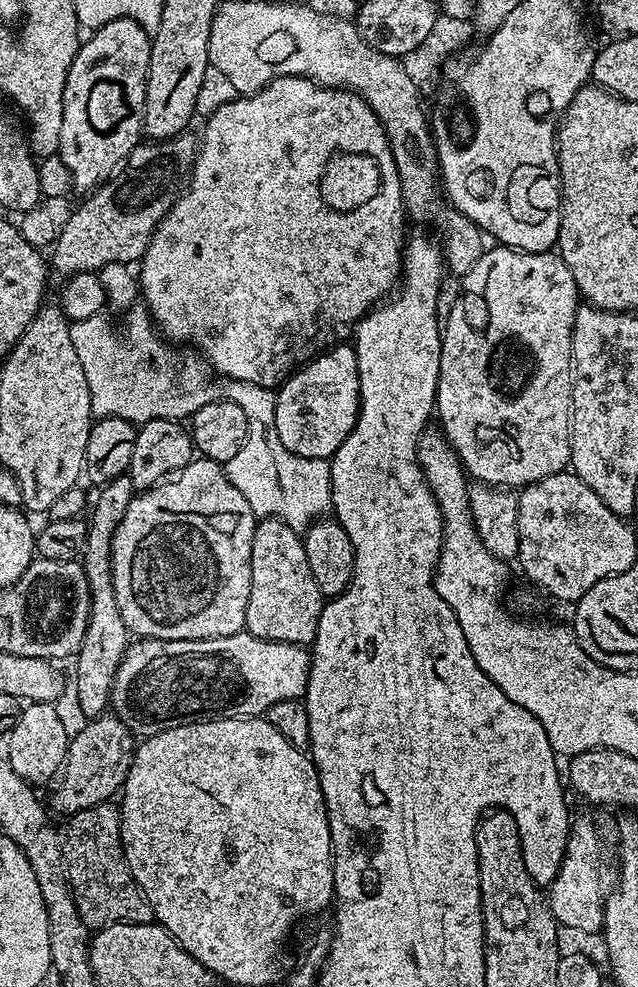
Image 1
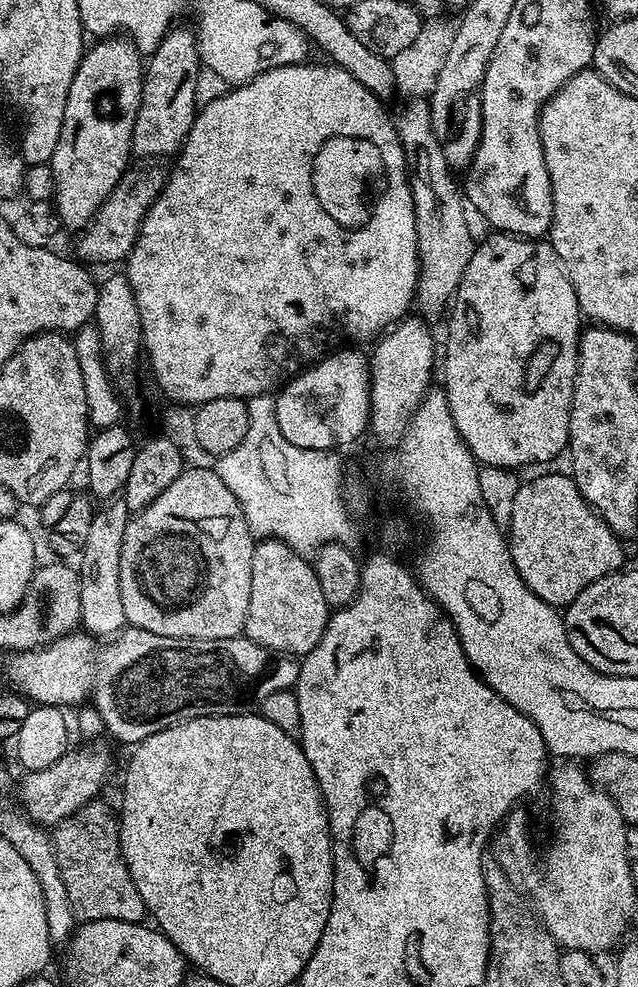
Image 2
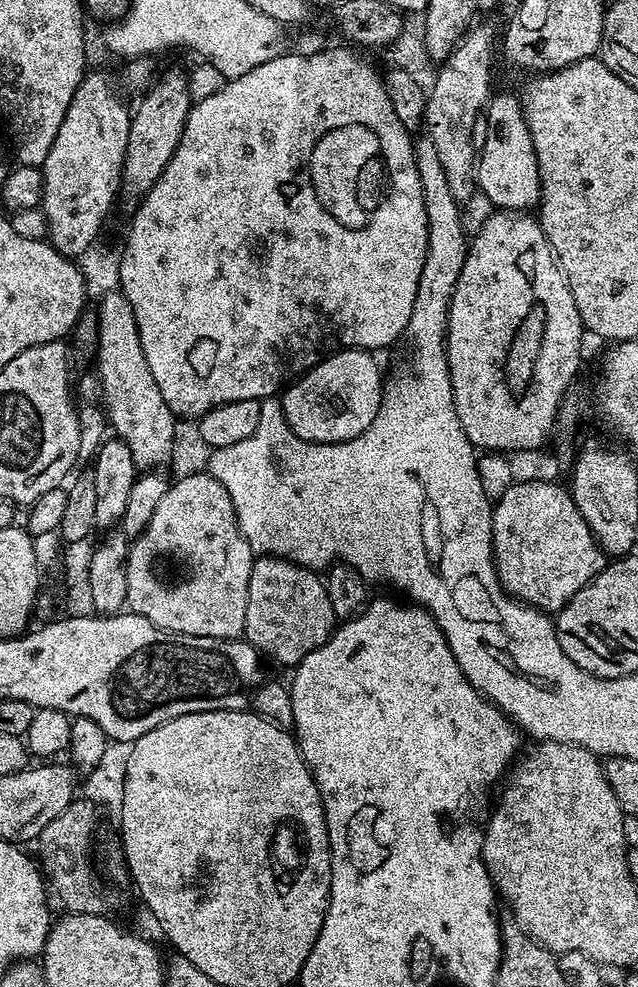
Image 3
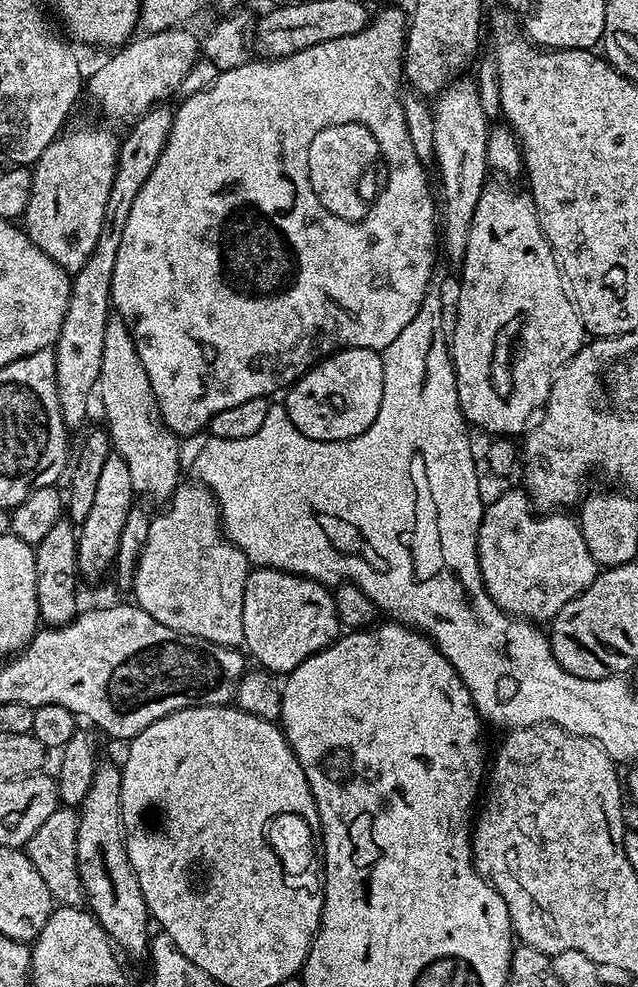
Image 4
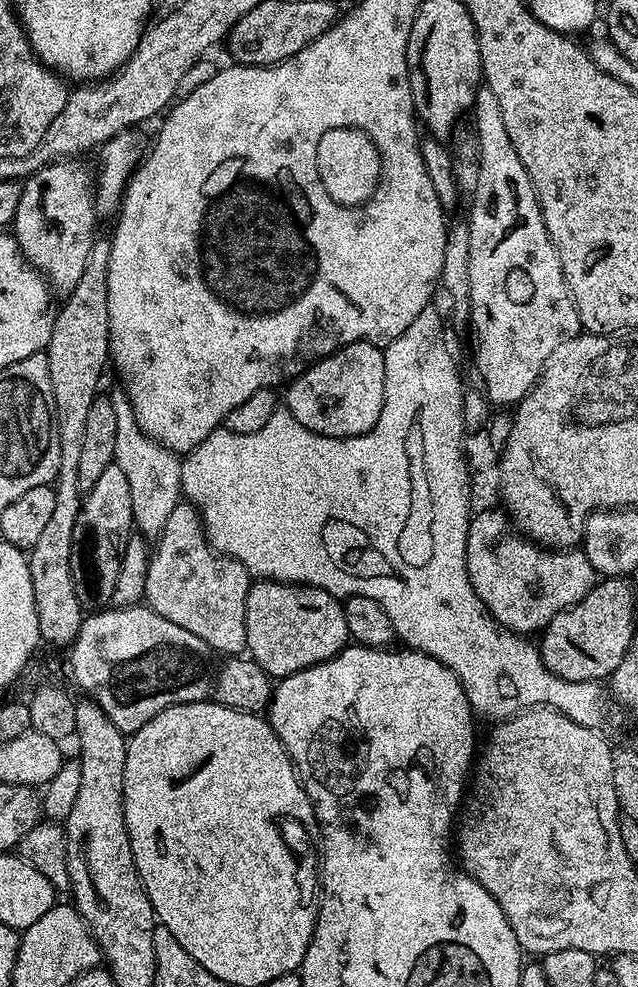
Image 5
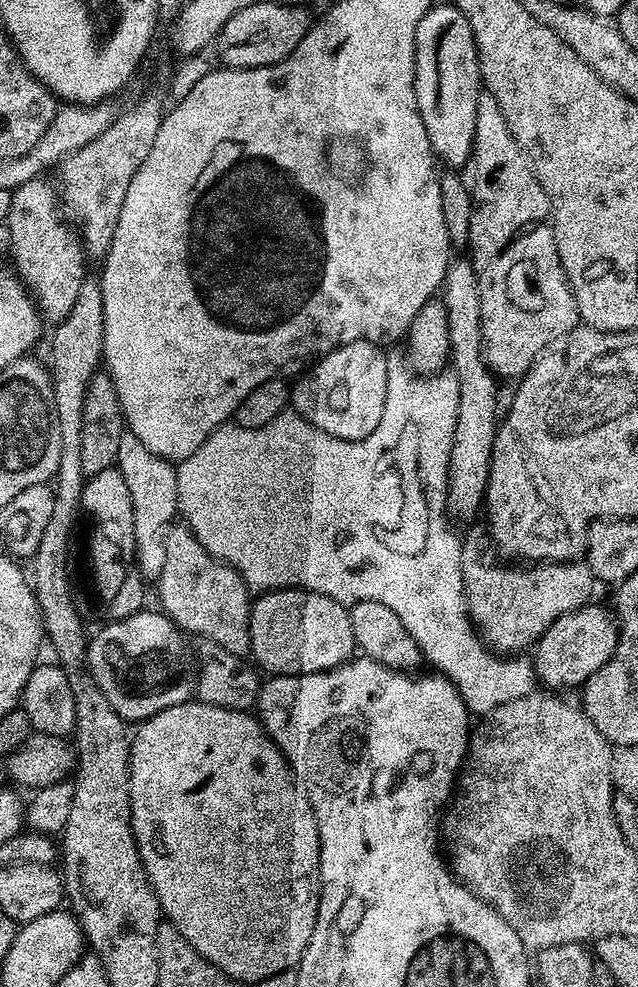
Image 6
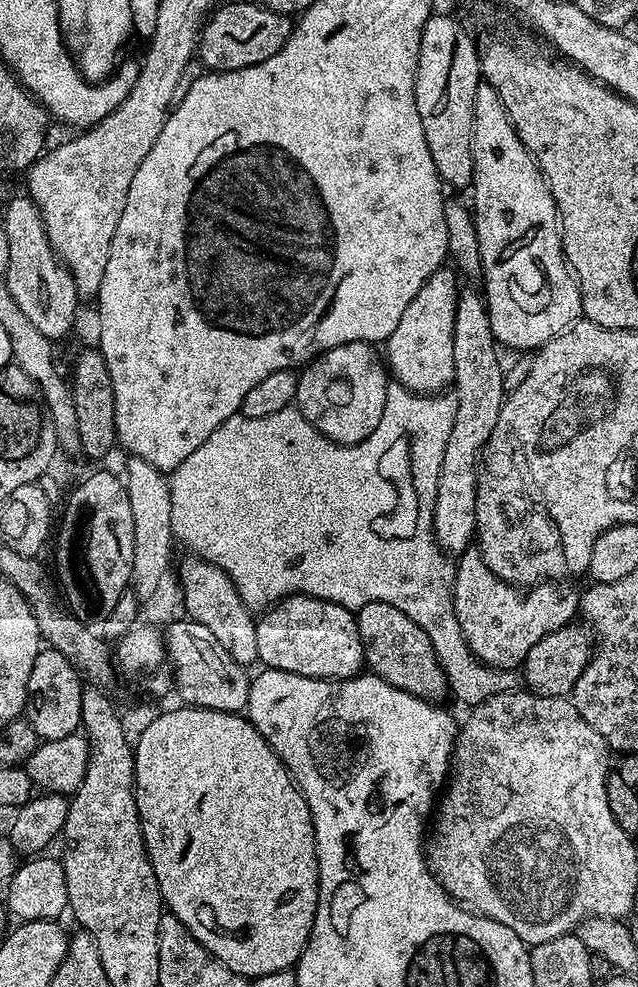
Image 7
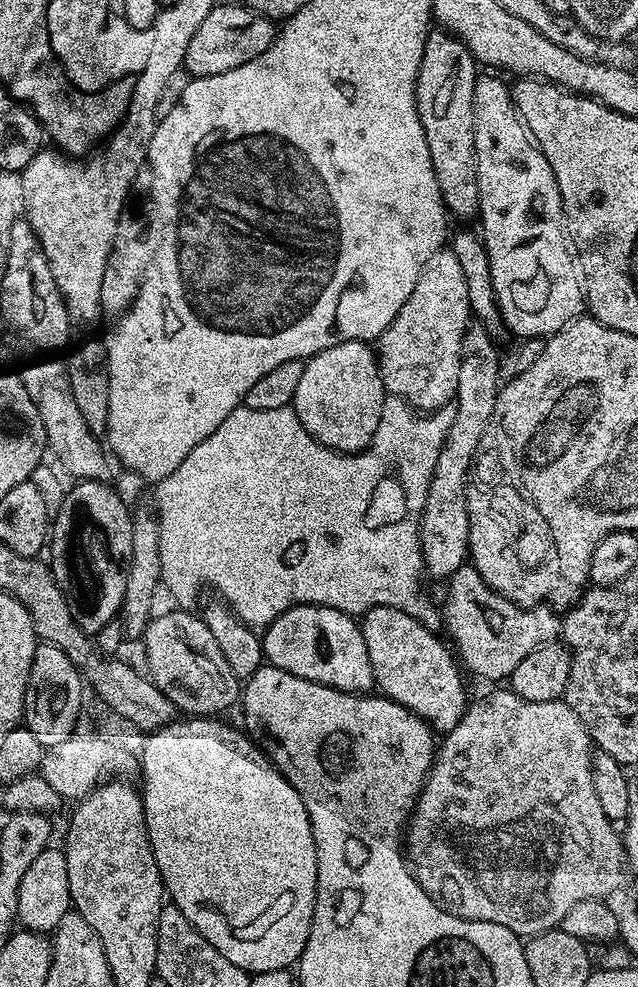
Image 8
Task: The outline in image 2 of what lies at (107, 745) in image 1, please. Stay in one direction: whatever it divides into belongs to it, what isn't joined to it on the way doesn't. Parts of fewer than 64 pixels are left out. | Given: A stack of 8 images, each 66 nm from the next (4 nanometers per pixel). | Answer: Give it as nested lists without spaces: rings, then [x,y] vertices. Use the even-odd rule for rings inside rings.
[[[84,742],[81,748],[69,747],[58,762],[45,768],[25,771],[21,780],[19,777],[18,803],[31,820],[54,826],[101,795],[100,787],[112,768],[112,752],[106,745],[96,743],[100,742]]]

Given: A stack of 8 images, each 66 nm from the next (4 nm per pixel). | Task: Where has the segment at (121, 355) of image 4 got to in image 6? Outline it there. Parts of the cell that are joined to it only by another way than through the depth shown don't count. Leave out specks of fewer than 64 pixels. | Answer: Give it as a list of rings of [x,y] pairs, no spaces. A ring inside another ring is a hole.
[[[126,432],[118,448],[116,467],[125,479],[130,493],[131,509],[134,519],[135,554],[134,566],[140,576],[148,582],[154,582],[161,576],[166,566],[168,538],[173,527],[173,518],[177,517],[177,476],[173,463],[147,450],[138,438]]]

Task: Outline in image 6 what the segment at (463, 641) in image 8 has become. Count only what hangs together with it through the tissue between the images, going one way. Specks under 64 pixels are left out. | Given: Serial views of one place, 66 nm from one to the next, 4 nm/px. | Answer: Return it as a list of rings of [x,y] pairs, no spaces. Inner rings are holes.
[[[473,523],[468,533],[463,533],[460,545],[462,546],[462,582],[464,583],[464,598],[466,606],[468,607],[468,618],[472,625],[476,628],[477,634],[481,640],[497,654],[520,654],[525,650],[523,648],[531,649],[539,640],[542,634],[546,634],[546,630],[550,630],[550,626],[554,626],[554,622],[558,622],[558,618],[562,618],[562,614],[570,614],[574,610],[578,610],[582,605],[589,603],[593,599],[592,591],[598,588],[598,581],[592,572],[589,570],[587,563],[584,562],[536,562],[531,565],[532,568],[527,572],[527,567],[524,566],[505,566],[503,563],[496,564],[498,561],[497,553],[494,551],[491,536],[488,535],[488,529],[483,523]]]

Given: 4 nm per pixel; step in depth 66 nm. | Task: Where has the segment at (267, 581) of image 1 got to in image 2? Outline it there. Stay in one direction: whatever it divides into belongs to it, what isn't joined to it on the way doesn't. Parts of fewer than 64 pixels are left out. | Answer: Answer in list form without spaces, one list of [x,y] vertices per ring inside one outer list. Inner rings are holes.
[[[264,538],[256,544],[254,550],[254,558],[252,559],[252,573],[250,574],[250,606],[246,610],[246,622],[244,623],[243,635],[247,636],[249,640],[253,640],[258,646],[268,649],[269,653],[279,654],[284,658],[303,658],[306,654],[310,654],[310,650],[314,650],[314,646],[318,646],[318,642],[322,642],[322,634],[328,625],[328,618],[330,609],[326,602],[326,597],[322,595],[322,586],[318,586],[318,574],[315,567],[311,563],[308,564],[301,553],[296,552],[290,546],[286,546],[284,540],[273,540],[271,538]]]

